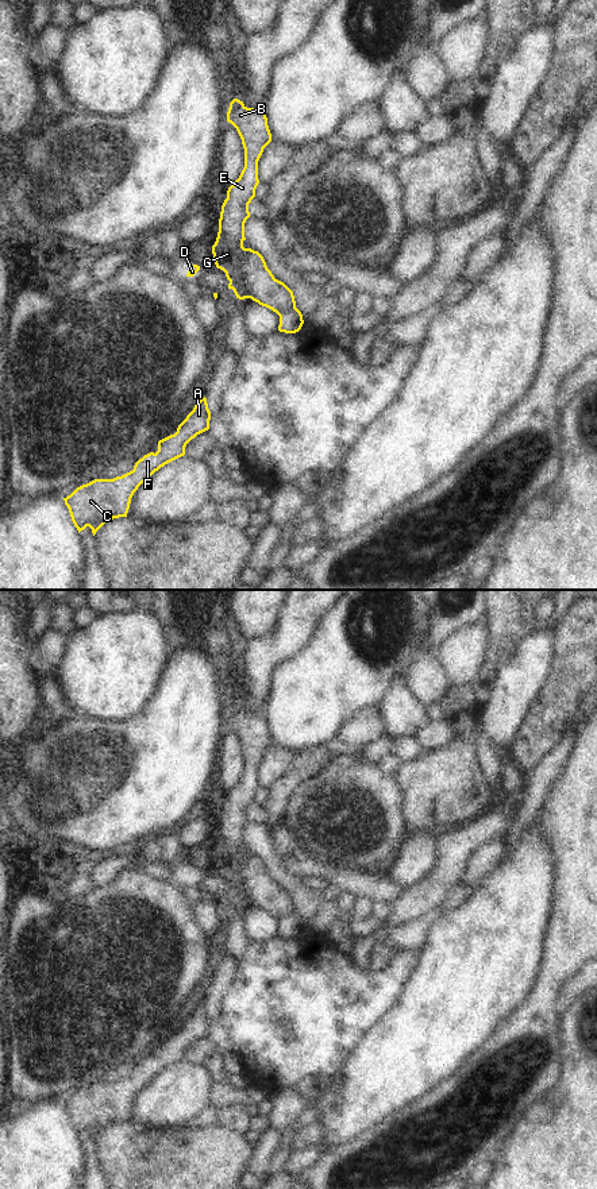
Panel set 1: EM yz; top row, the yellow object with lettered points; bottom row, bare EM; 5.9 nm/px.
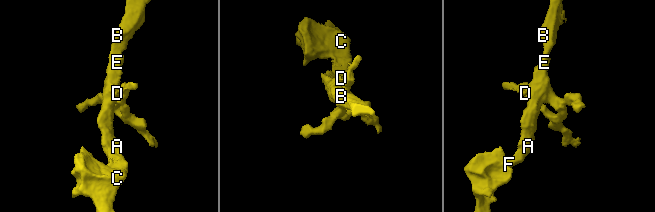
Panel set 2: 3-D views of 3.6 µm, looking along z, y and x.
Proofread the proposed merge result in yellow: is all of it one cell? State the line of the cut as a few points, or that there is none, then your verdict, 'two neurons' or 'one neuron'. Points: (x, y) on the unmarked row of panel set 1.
cut yz (296, 913), (288, 914), (280, 921); two neurons

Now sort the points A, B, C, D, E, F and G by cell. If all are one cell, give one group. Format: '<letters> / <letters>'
A B C E F G / D

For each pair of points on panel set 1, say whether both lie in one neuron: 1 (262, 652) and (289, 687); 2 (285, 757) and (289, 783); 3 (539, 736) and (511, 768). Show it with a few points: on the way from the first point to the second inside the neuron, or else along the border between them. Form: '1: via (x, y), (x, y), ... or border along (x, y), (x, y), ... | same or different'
1: border along (300, 649), (276, 668), (268, 701) | different
2: border along (296, 755), (289, 769), (269, 790) | different
3: border along (509, 756), (522, 771) | different

